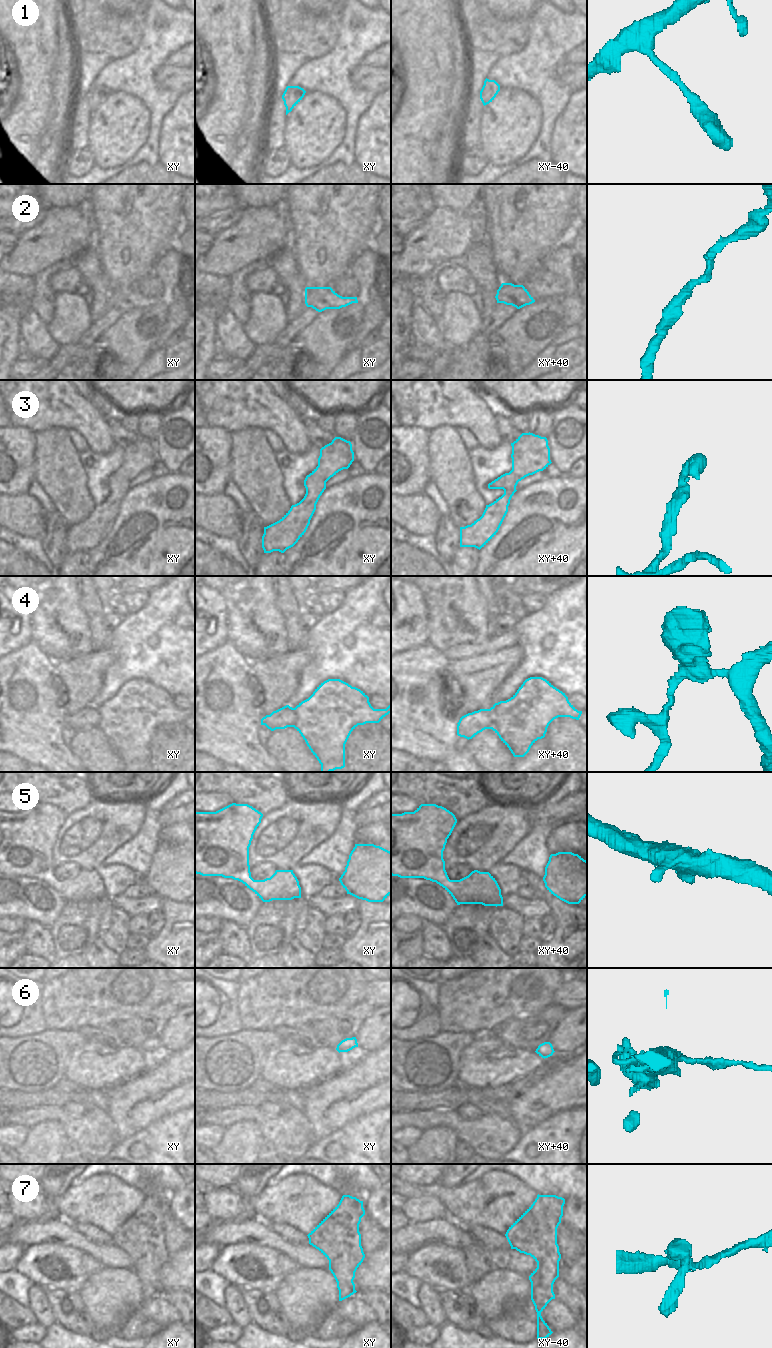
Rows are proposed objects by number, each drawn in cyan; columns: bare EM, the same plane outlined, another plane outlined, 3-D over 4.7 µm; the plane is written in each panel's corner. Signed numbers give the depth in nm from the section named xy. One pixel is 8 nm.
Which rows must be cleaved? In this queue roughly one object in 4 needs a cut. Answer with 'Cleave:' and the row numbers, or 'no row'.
Cleave: 4, 6

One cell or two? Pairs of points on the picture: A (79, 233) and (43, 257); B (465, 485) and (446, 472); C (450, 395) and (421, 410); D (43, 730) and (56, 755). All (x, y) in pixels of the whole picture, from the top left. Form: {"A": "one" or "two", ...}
{"A": "one", "B": "one", "C": "one", "D": "one"}

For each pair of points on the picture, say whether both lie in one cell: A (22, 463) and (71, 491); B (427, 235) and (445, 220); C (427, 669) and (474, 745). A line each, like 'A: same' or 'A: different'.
A: different
B: same
C: different

